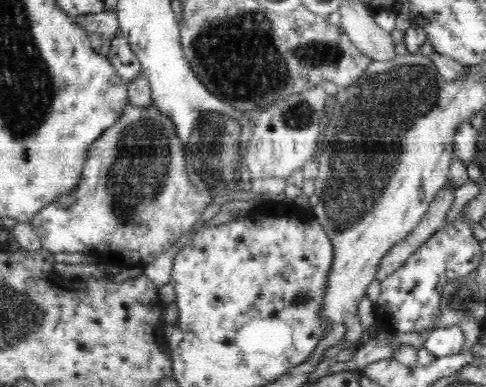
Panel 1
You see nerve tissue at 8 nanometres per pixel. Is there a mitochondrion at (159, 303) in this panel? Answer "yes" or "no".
no

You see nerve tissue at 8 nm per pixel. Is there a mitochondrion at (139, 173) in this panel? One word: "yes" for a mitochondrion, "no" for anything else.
yes

